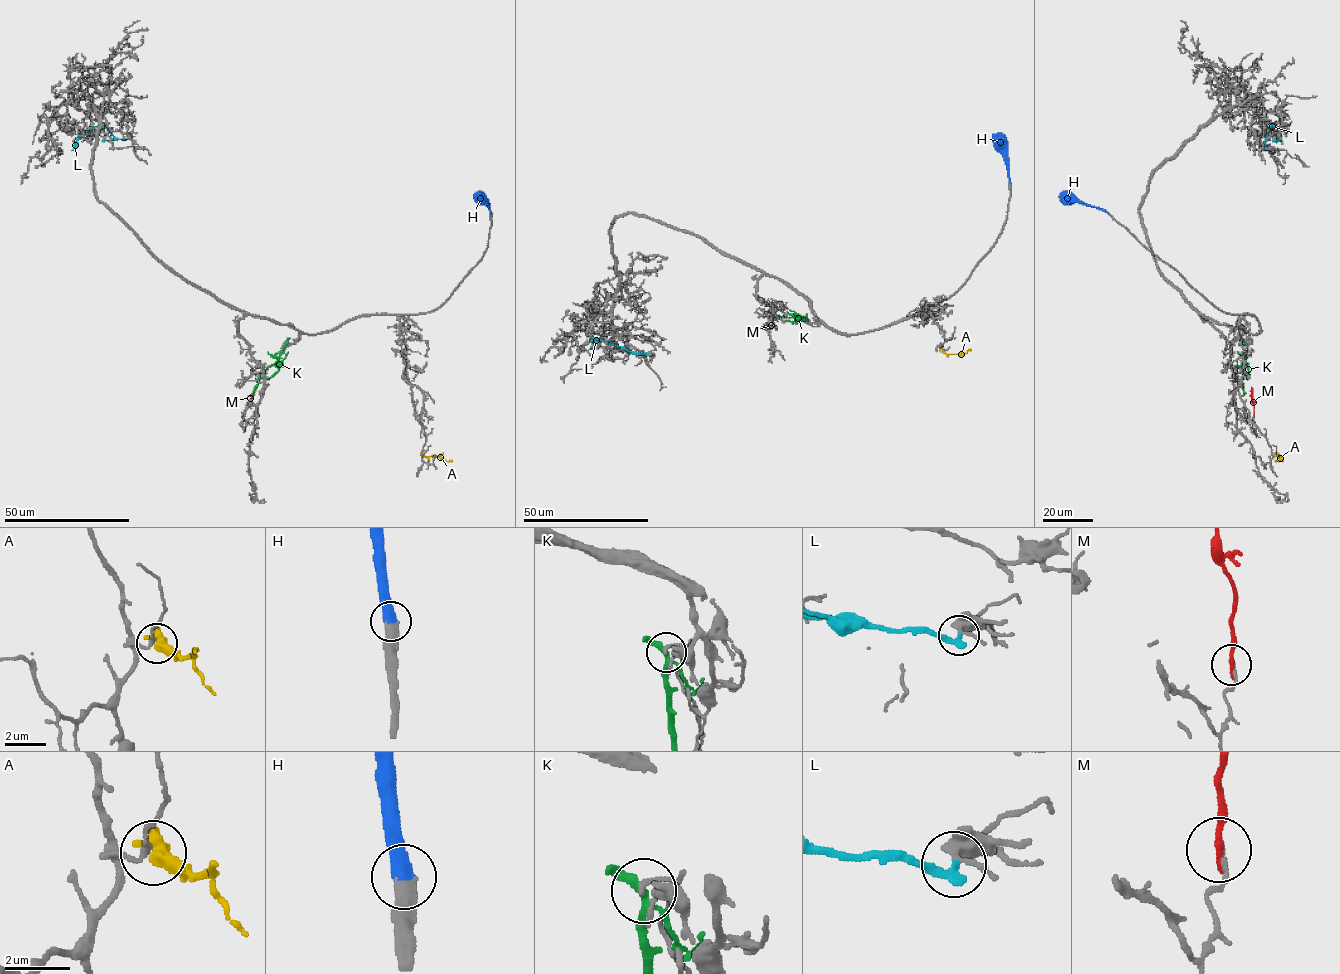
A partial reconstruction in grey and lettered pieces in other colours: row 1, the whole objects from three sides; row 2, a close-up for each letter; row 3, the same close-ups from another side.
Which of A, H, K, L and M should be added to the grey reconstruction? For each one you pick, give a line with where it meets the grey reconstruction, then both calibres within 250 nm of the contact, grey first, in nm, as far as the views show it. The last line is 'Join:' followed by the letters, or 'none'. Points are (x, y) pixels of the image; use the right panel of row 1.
H: meets grey at (1109, 214); 380 nm thick on the grey side, 460 nm on the other
Join: H

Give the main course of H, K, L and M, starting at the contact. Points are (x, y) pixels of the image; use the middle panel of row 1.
H: (1009, 183), (1007, 165), (994, 133)
K: (807, 316), (767, 316)
L: (648, 354), (627, 351), (602, 340), (591, 341)
M: (762, 327), (775, 325)

